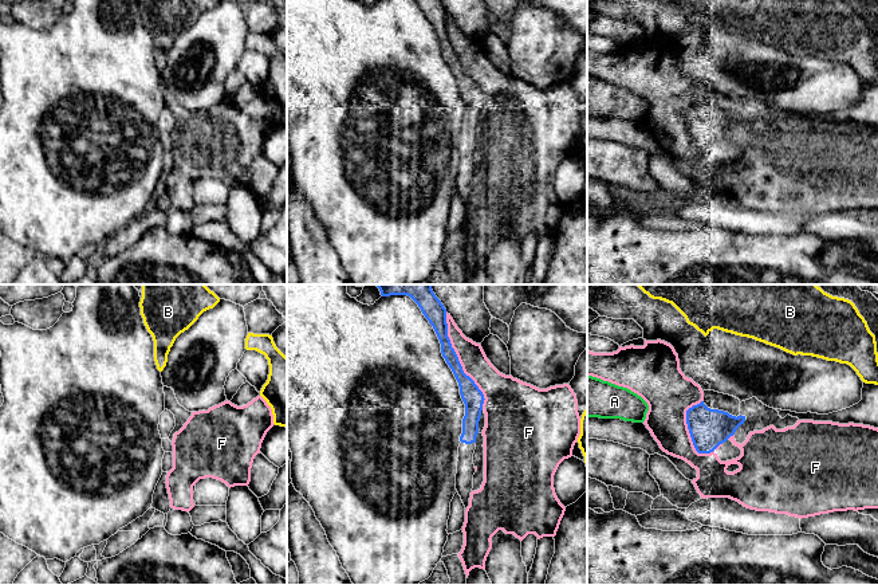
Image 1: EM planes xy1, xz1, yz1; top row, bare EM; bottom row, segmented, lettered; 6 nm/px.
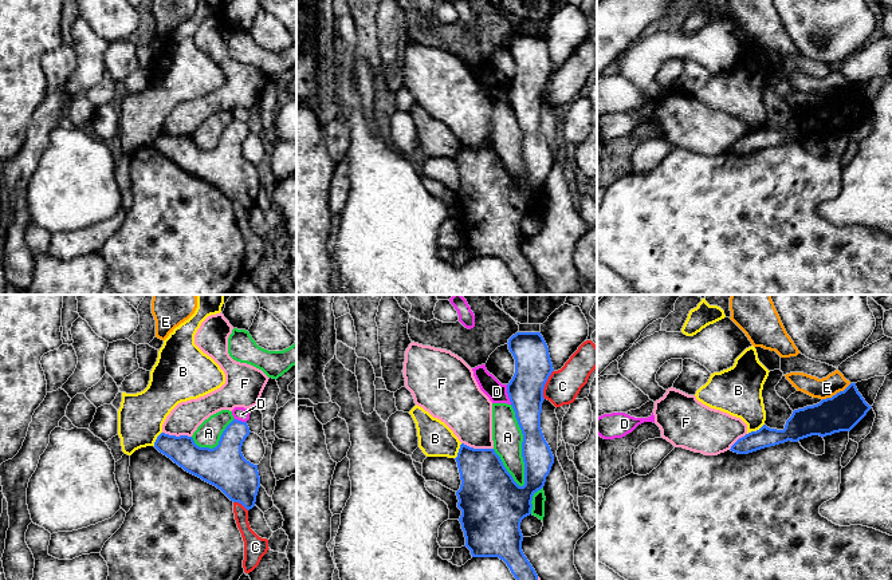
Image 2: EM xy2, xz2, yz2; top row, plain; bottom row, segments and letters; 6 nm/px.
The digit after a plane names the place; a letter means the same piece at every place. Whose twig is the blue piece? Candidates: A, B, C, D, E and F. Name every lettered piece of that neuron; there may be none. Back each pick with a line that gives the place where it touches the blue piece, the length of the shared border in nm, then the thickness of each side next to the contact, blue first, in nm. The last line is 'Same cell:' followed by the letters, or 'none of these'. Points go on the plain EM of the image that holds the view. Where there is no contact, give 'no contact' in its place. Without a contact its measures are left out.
Same cell: none of these

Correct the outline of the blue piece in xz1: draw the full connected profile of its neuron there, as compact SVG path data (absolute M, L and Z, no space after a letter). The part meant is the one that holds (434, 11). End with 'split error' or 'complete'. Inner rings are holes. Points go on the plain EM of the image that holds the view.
M441 0L414 1L418 4L429 23L433 25L441 43L442 56L445 58L458 82L460 94L465 103L465 115L462 118L462 133L460 136L461 142L458 146L457 157L458 161L456 173L456 189L461 196L461 200L466 209L473 188L473 174L476 172L473 164L473 153L476 149L479 121L485 98L475 81L464 72L458 56L452 47L450 39L448 36L446 8L441 3Z | split error

